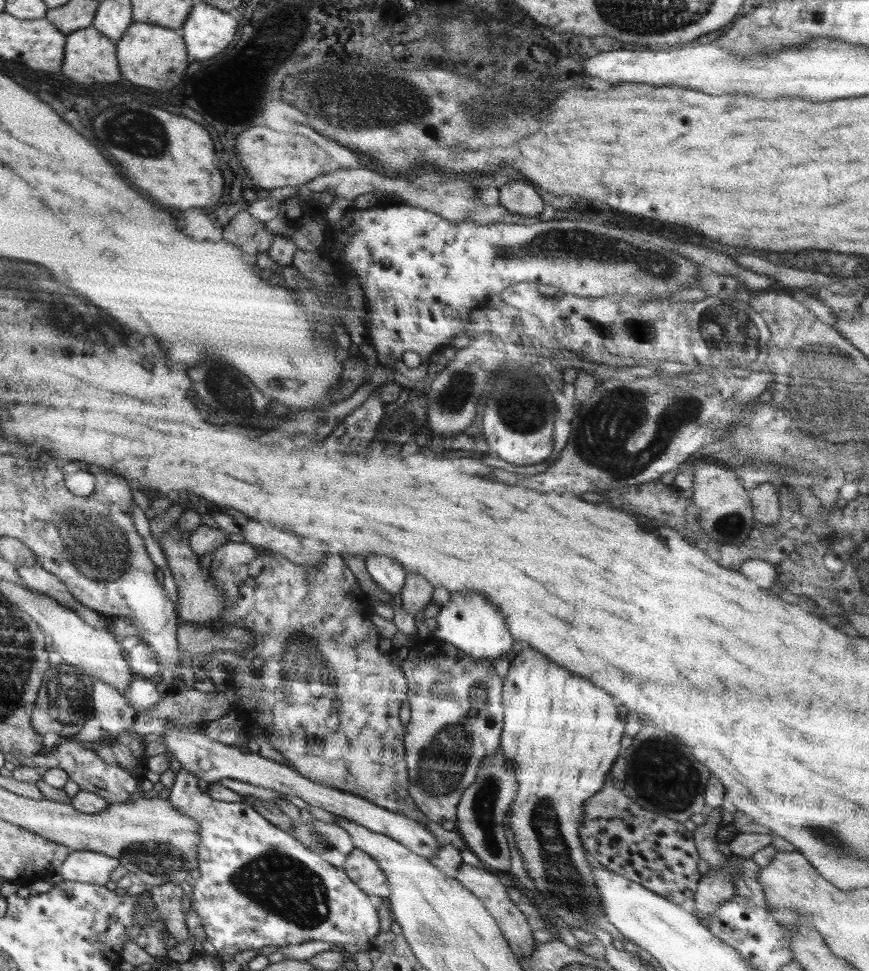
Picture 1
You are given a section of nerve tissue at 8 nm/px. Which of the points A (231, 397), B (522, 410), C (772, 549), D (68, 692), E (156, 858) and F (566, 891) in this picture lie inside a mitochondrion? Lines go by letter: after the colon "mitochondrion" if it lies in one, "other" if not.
A: mitochondrion
B: mitochondrion
C: other
D: mitochondrion
E: mitochondrion
F: mitochondrion

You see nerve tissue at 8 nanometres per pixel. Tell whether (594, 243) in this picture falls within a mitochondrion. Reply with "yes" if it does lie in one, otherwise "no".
yes

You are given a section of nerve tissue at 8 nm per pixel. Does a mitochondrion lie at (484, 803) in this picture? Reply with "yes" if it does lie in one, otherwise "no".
yes

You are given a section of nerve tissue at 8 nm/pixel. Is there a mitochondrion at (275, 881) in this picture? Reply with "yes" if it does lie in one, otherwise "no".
yes

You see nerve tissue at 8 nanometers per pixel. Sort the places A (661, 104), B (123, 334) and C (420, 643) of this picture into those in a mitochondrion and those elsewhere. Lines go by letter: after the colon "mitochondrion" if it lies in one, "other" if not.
A: other
B: other
C: other

